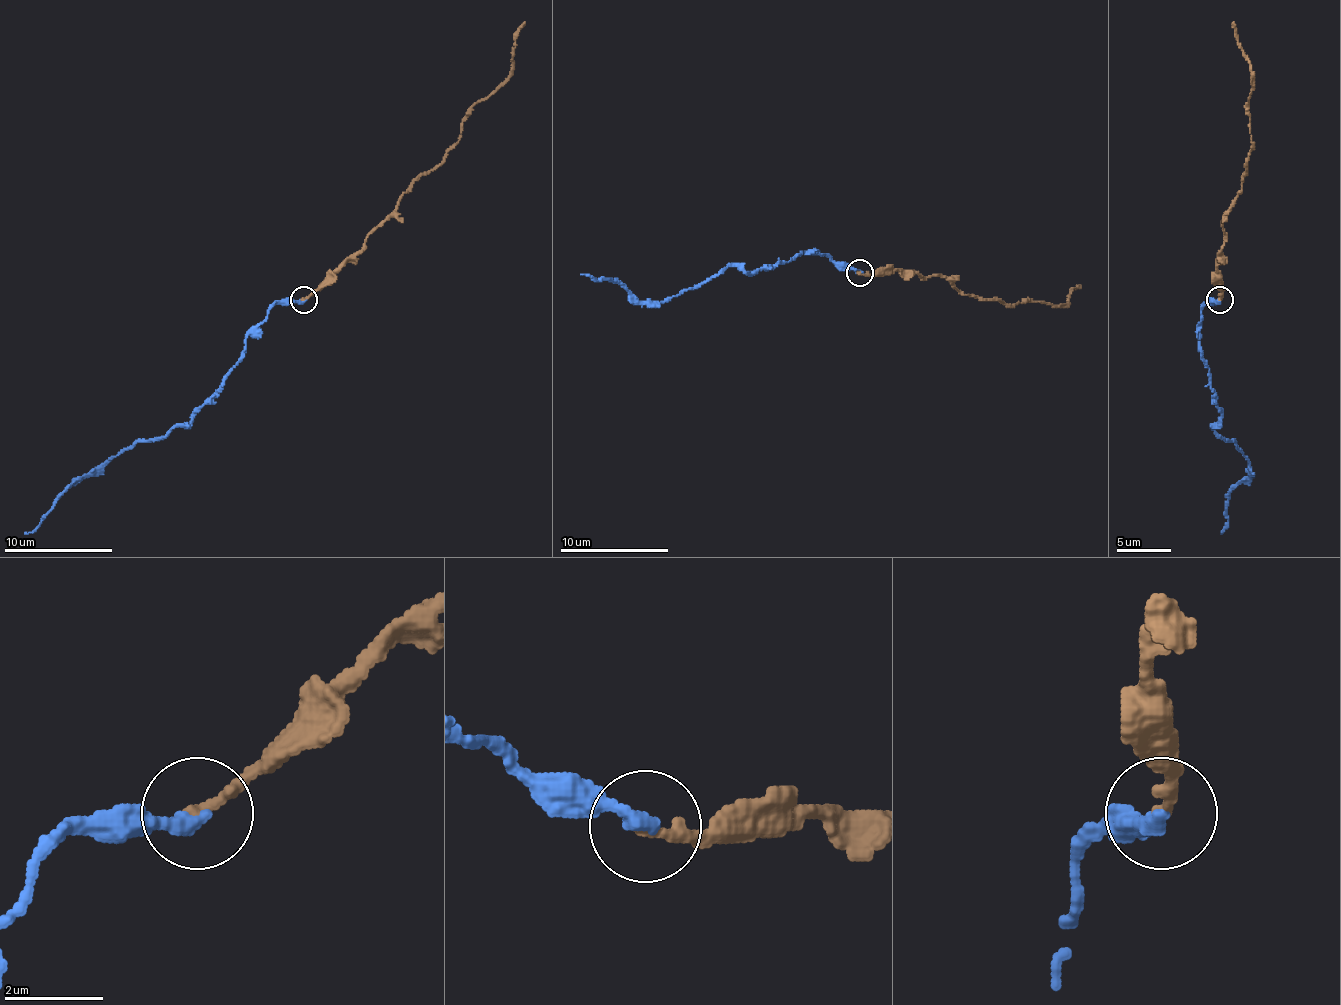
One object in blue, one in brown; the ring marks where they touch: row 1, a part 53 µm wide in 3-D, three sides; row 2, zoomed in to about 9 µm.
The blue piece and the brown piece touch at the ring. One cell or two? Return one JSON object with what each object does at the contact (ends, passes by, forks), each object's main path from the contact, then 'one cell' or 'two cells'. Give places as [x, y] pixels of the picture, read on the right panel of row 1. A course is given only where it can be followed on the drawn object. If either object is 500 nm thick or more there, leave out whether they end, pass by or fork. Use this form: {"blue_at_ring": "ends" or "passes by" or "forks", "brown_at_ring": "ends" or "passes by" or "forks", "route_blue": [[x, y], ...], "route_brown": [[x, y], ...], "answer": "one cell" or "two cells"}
{"blue_at_ring": "ends", "brown_at_ring": "ends", "route_blue": [[1220, 300], [1201, 308], [1199, 351], [1220, 414], [1212, 427], [1242, 452], [1248, 473], [1229, 495], [1220, 533]], "route_brown": [[1220, 300], [1218, 251], [1223, 240], [1223, 213], [1242, 189], [1250, 140], [1248, 97], [1253, 75], [1234, 21]], "answer": "one cell"}

